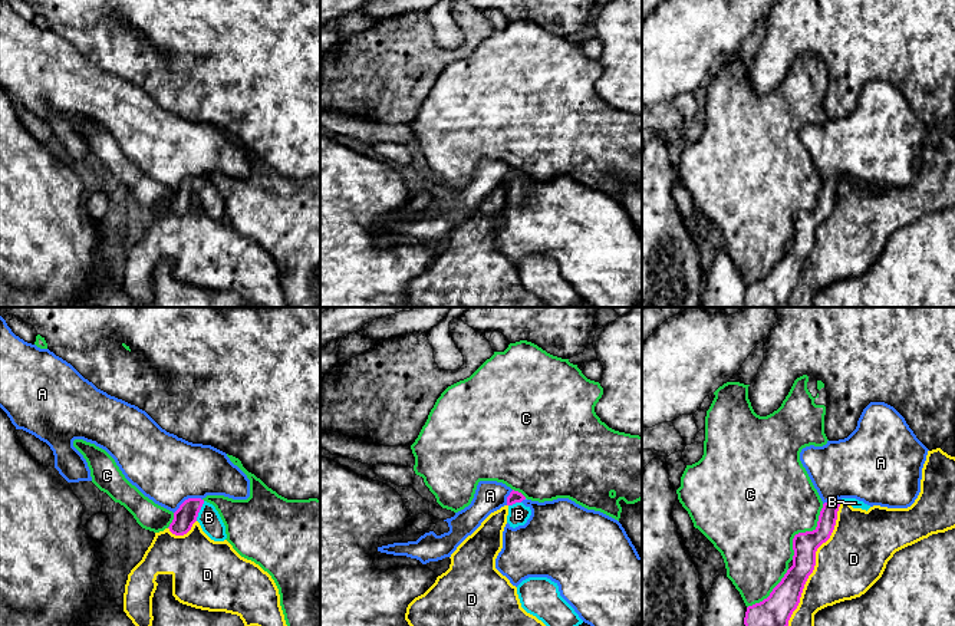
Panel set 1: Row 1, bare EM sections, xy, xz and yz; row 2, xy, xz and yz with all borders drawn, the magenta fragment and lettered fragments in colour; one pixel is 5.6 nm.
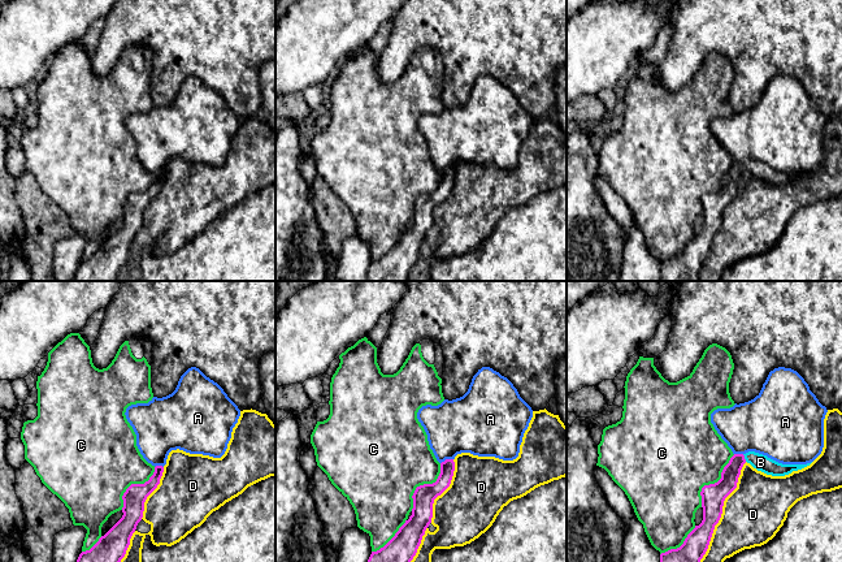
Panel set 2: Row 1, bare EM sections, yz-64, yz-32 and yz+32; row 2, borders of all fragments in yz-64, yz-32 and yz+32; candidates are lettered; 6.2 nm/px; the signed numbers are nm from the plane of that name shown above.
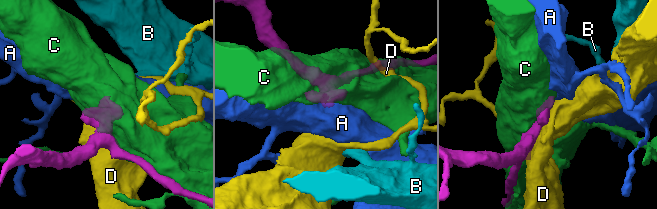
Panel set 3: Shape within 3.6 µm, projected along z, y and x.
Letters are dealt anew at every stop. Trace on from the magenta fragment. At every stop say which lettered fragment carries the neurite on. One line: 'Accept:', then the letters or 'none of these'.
Accept: B

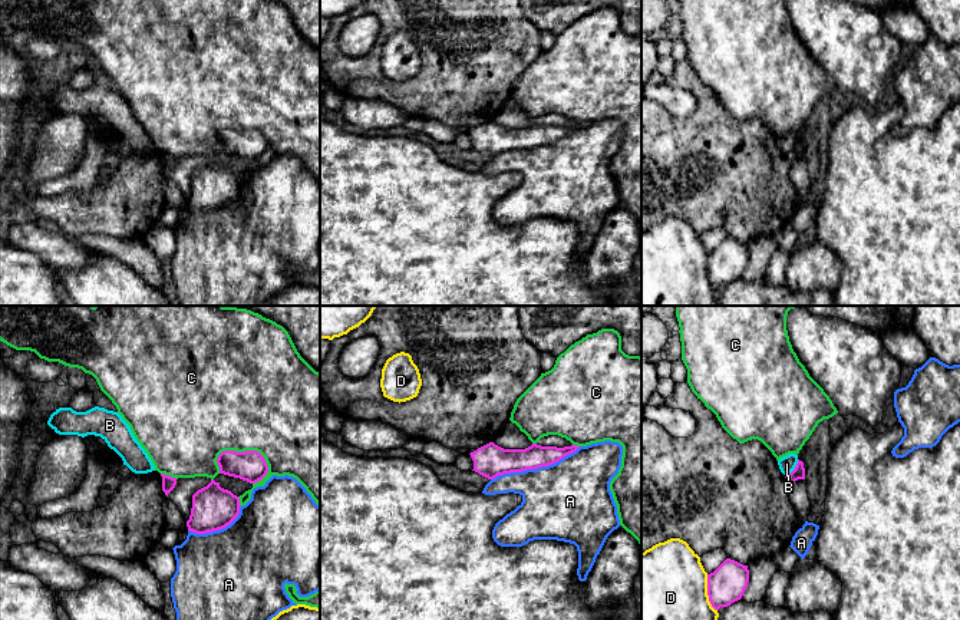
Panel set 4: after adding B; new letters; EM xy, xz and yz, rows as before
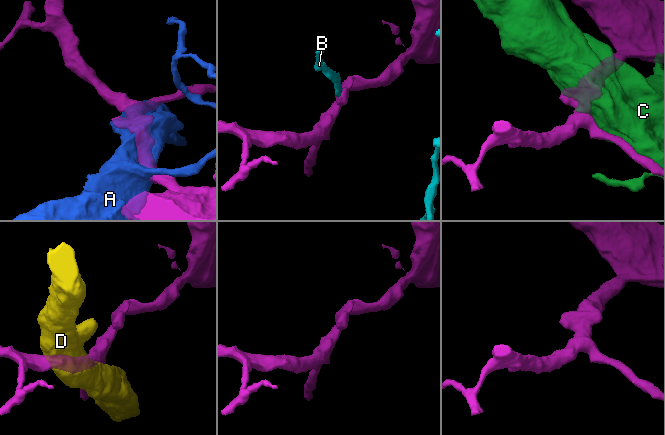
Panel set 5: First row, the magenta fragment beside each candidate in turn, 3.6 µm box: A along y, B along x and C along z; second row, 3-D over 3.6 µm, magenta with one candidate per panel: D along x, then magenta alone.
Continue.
Accept: none of these

